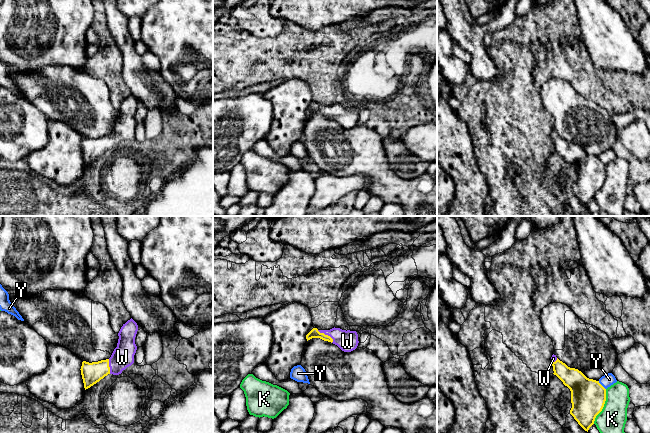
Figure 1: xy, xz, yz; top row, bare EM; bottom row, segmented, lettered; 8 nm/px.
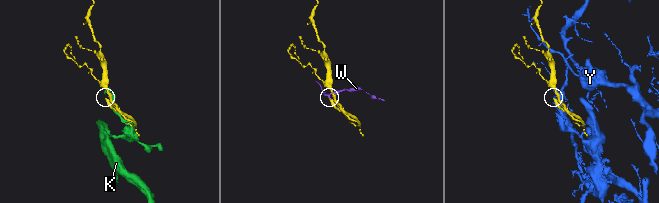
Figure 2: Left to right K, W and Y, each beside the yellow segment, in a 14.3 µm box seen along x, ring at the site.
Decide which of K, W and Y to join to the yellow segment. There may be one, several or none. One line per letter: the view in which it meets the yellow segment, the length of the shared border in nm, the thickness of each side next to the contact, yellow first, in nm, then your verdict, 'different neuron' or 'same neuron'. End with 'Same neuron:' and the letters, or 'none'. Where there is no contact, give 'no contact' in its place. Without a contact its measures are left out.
K: contact in yz; length 300 nm; calibres 280 and 220 nm; different neuron
W: contact in xz; length 160 nm; calibres 80 and 170 nm; same neuron
Y: contact in yz; length 90 nm; calibres 280 and 100 nm; different neuron
Same neuron: W

